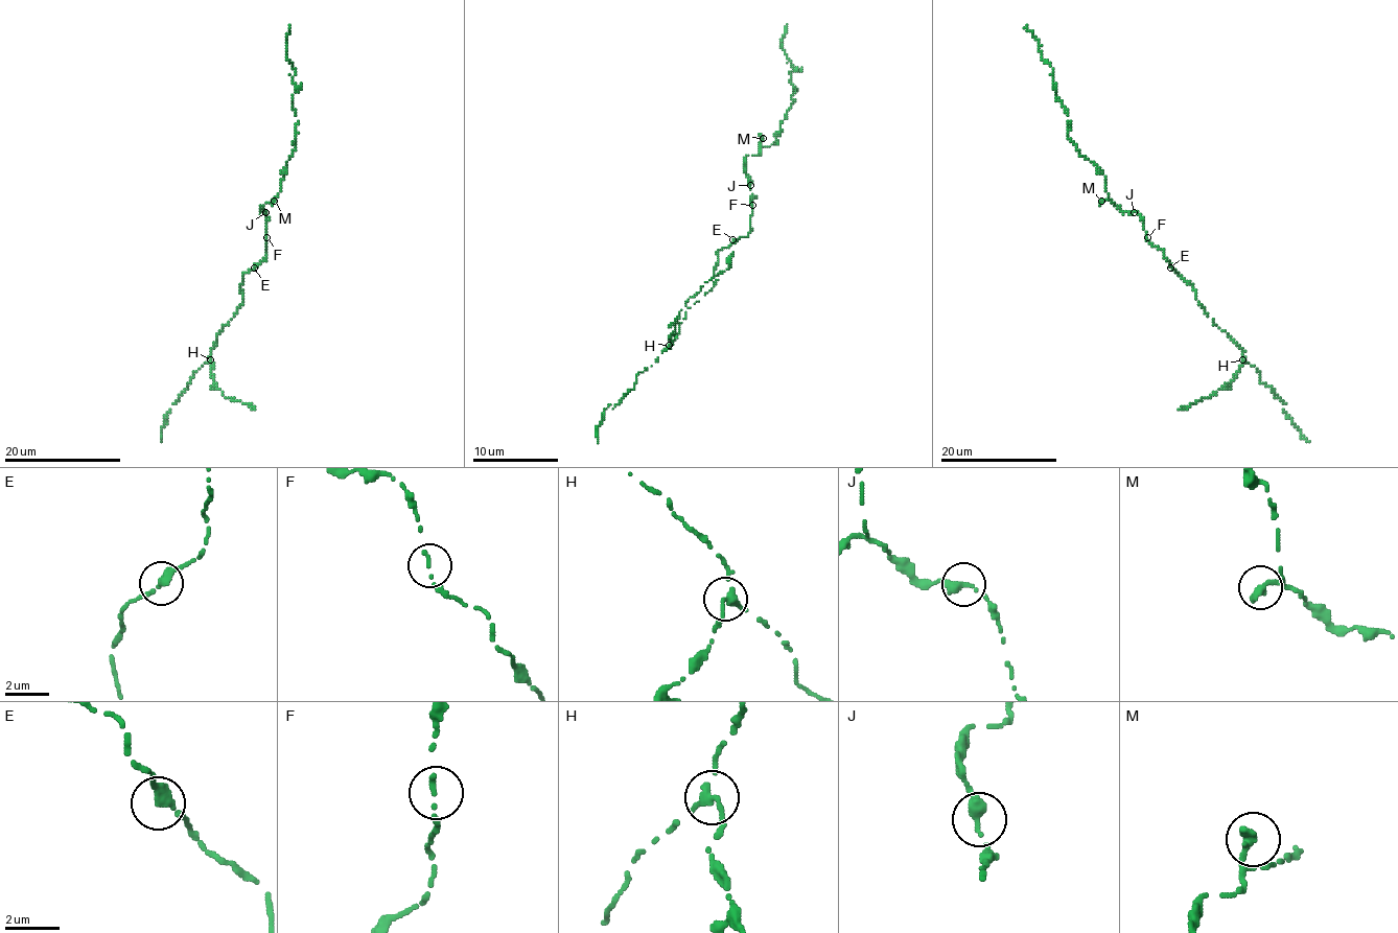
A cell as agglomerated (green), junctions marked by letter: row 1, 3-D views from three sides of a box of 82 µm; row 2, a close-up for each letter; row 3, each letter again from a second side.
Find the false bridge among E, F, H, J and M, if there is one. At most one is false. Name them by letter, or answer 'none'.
H

